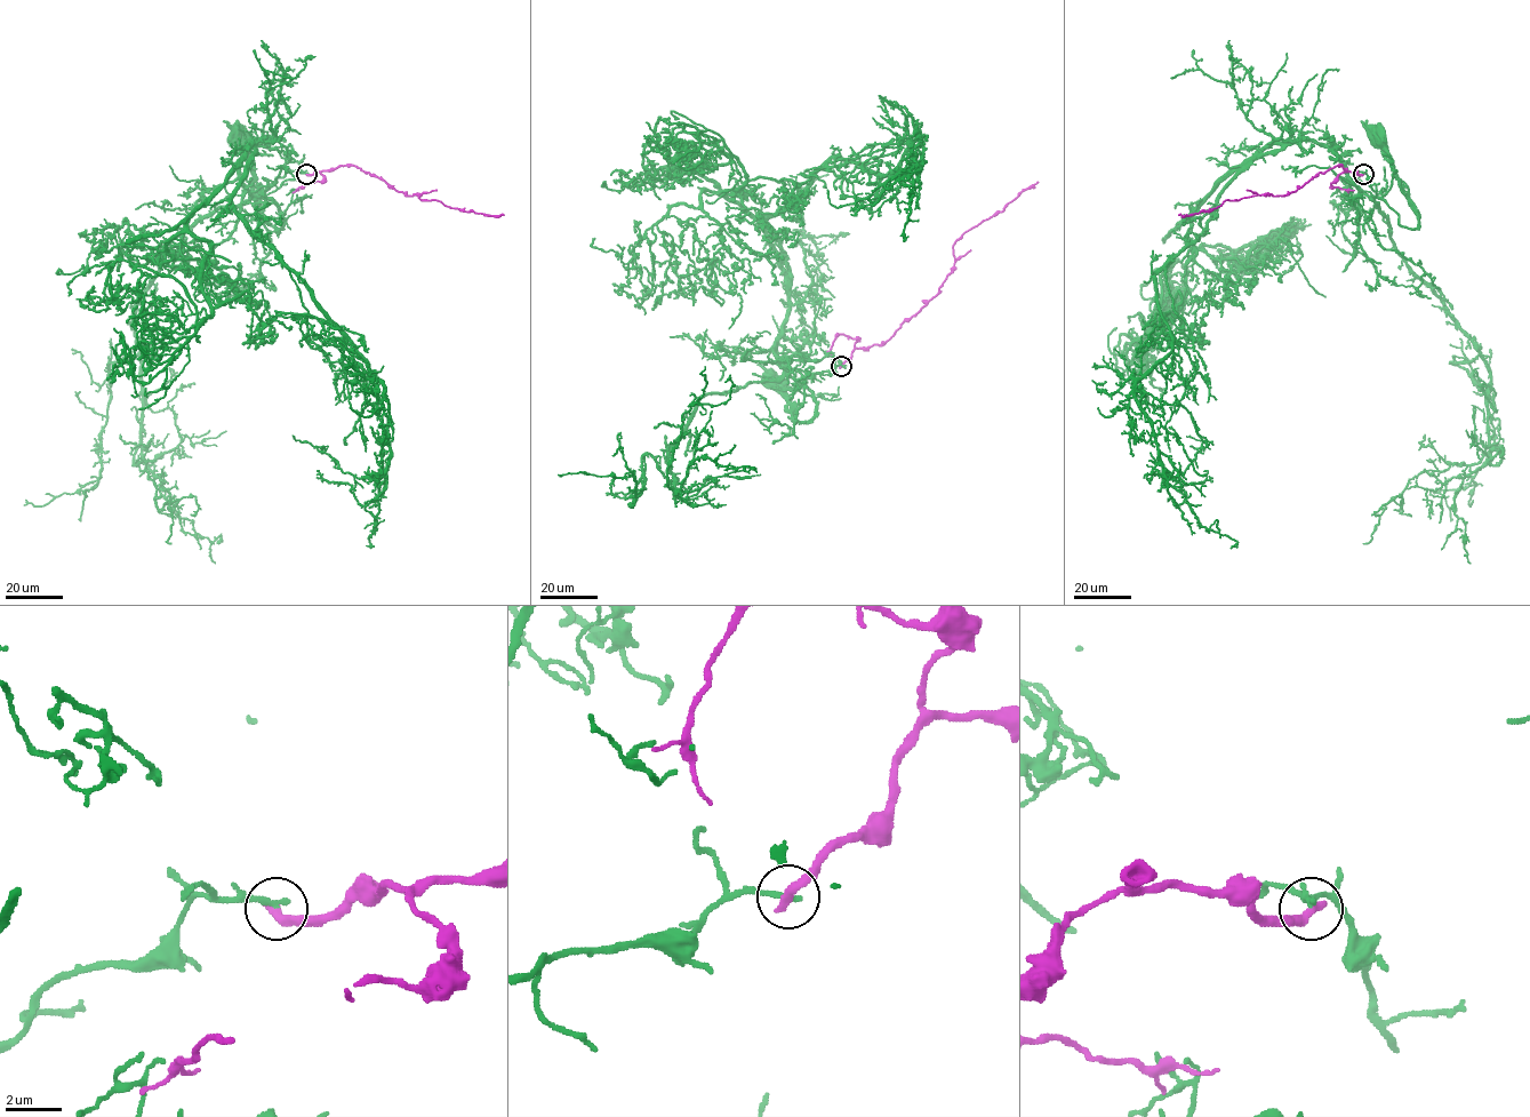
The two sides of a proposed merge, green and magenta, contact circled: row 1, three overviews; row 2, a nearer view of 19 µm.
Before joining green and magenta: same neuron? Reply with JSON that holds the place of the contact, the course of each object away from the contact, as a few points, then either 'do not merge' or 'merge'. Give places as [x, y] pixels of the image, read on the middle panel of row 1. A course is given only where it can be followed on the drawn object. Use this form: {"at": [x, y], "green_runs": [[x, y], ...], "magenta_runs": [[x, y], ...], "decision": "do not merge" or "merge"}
{"at": [841, 366], "green_runs": [[841, 366], [799, 381], [817, 401], [815, 414], [807, 421], [795, 420], [787, 397], [774, 380]], "magenta_runs": [[841, 366], [855, 349], [883, 344], [914, 316], [938, 293], [951, 272], [956, 241], [1002, 210], [1038, 182]], "decision": "do not merge"}

